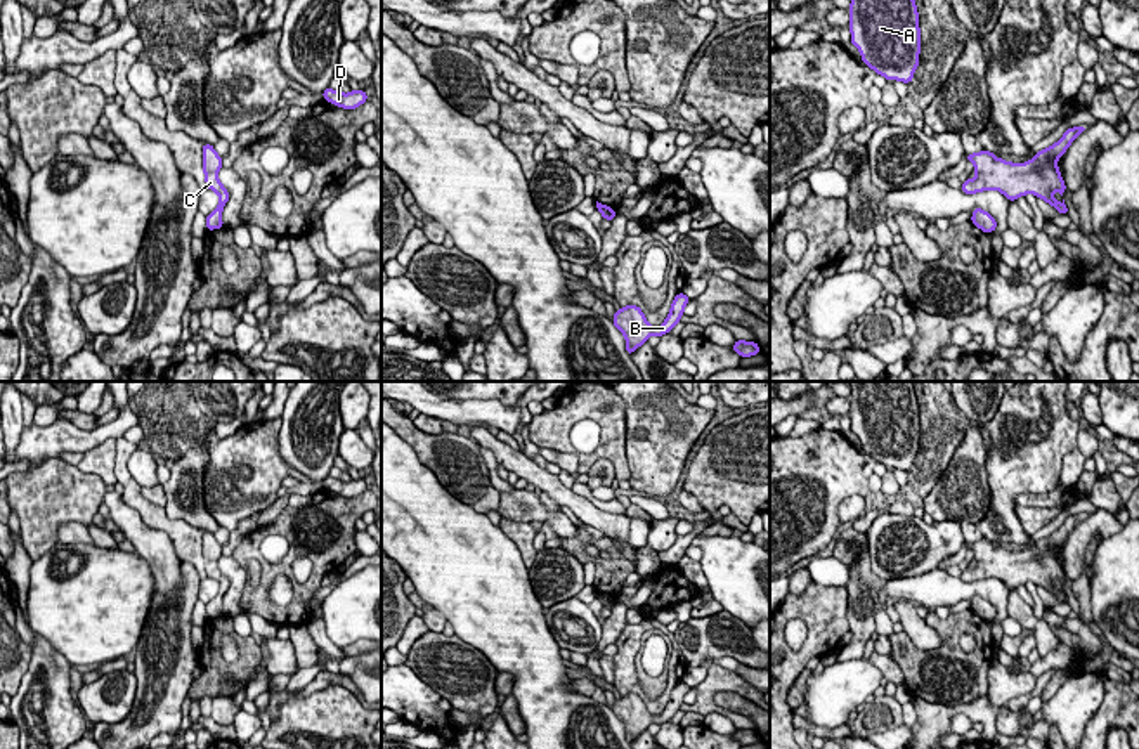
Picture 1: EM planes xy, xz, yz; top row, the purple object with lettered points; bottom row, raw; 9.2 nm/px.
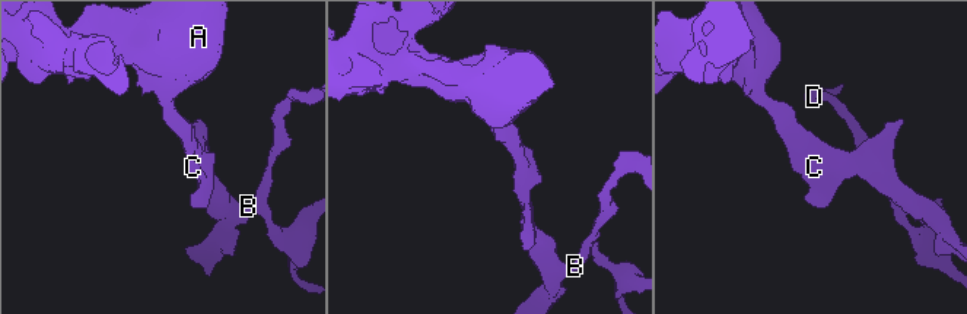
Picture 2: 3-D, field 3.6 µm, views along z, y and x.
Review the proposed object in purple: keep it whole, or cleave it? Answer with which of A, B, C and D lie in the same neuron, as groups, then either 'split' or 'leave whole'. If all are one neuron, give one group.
A B C D; leave whole

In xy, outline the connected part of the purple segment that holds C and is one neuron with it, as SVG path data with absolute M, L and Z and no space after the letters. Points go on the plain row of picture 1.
M203 532L203 560L205 560L205 570L206 576L215 579L218 583L218 595L206 603L206 617L220 617L224 615L222 610L222 598L225 591L229 589L229 579L222 574L218 569L218 558L222 557L222 546L213 537L212 532Z

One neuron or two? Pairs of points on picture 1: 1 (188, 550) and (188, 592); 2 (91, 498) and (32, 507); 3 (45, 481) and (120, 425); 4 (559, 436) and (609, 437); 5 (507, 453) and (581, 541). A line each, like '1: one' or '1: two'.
1: two
2: one
3: two
4: one
5: two

